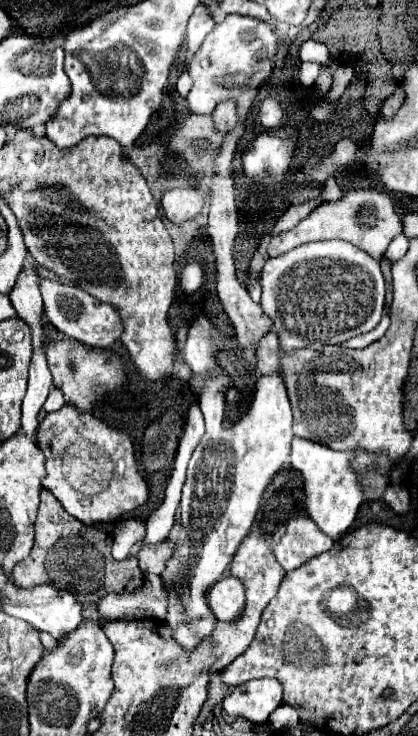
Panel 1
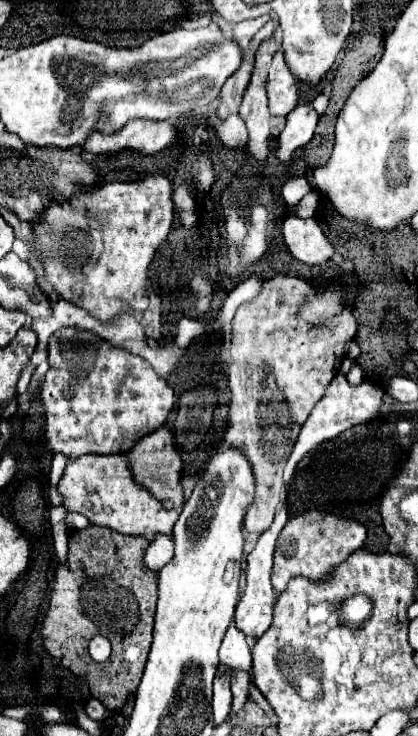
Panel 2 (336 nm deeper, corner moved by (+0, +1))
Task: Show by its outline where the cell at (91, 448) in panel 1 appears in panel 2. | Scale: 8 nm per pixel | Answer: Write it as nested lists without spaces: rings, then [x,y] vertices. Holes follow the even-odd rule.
[[[82,455],[80,459],[68,459],[64,475],[58,483],[66,511],[82,513],[94,525],[110,527],[122,535],[140,535],[148,541],[156,533],[172,535],[172,527],[178,519],[174,509],[164,509],[162,503],[138,483],[128,467],[128,455]]]

